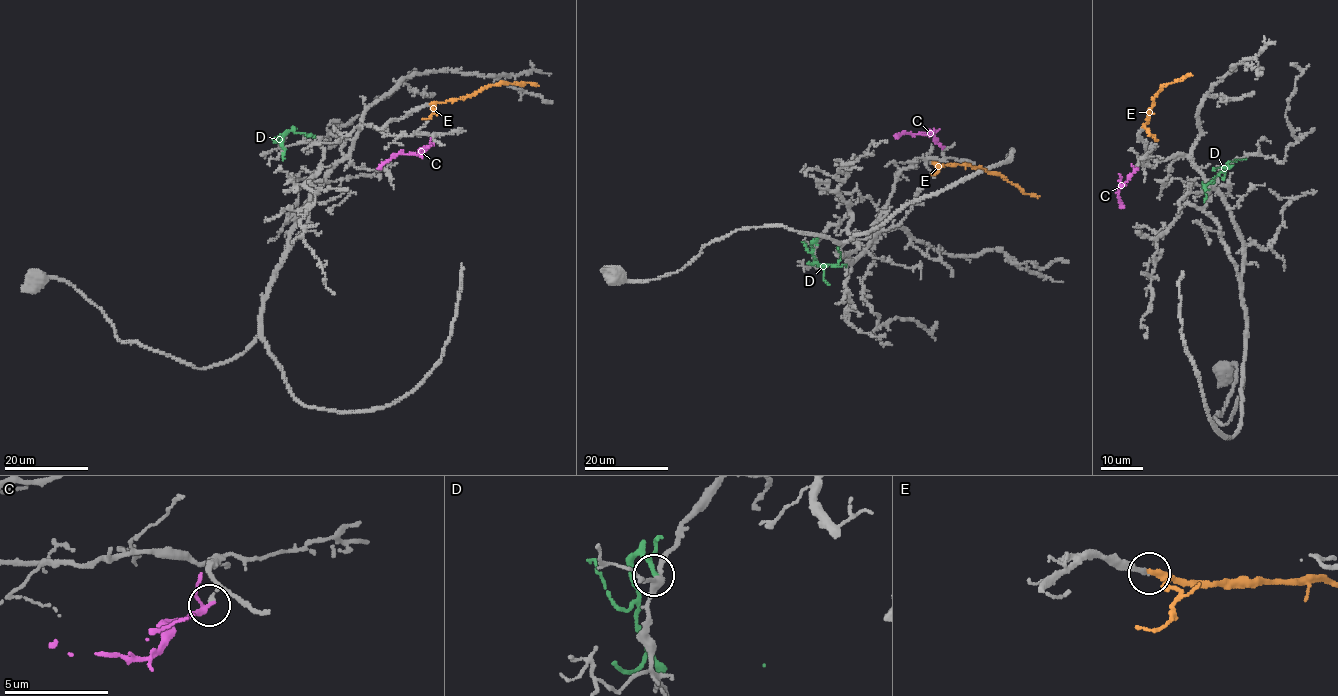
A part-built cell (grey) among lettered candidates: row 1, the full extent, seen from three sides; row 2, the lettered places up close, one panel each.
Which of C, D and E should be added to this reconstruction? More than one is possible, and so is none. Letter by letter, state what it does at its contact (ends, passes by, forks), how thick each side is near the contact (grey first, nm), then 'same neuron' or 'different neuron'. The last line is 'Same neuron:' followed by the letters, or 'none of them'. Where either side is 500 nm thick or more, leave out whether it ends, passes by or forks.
C: it passes by; 170 nm thick on the grey side, 200 nm on the other; different neuron
D: it passes by; 280 nm thick on the grey side, 160 nm on the other; different neuron
E: it passes by; 220 nm thick on the grey side, 200 nm on the other; same neuron
Same neuron: E

